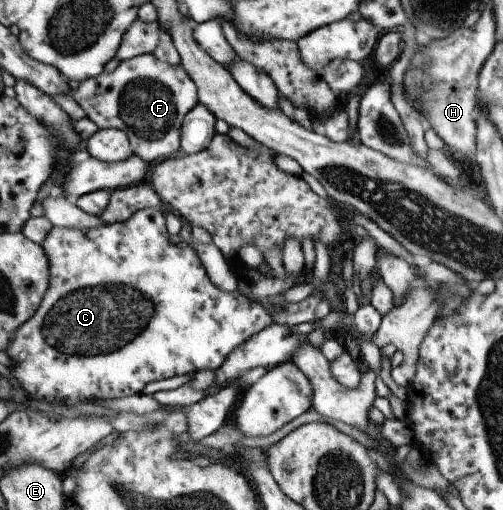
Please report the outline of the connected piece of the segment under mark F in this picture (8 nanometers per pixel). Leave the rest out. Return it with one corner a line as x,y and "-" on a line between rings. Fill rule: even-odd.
154,53
125,60
113,72
81,82
73,96
100,130
124,130
134,154
153,165
180,156
185,117
200,102
197,83
189,71
182,64
171,66

